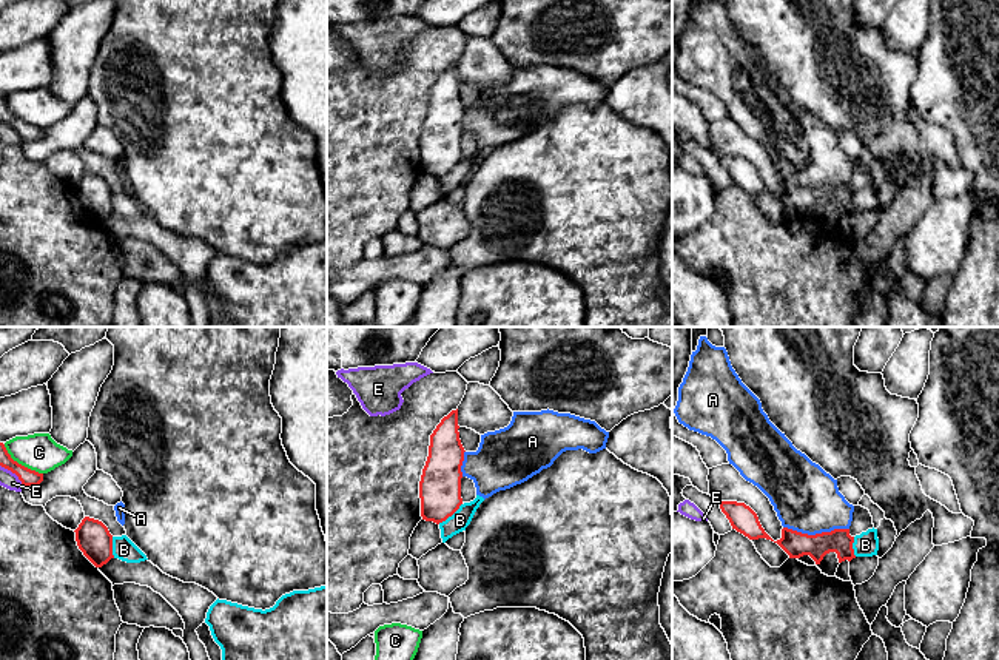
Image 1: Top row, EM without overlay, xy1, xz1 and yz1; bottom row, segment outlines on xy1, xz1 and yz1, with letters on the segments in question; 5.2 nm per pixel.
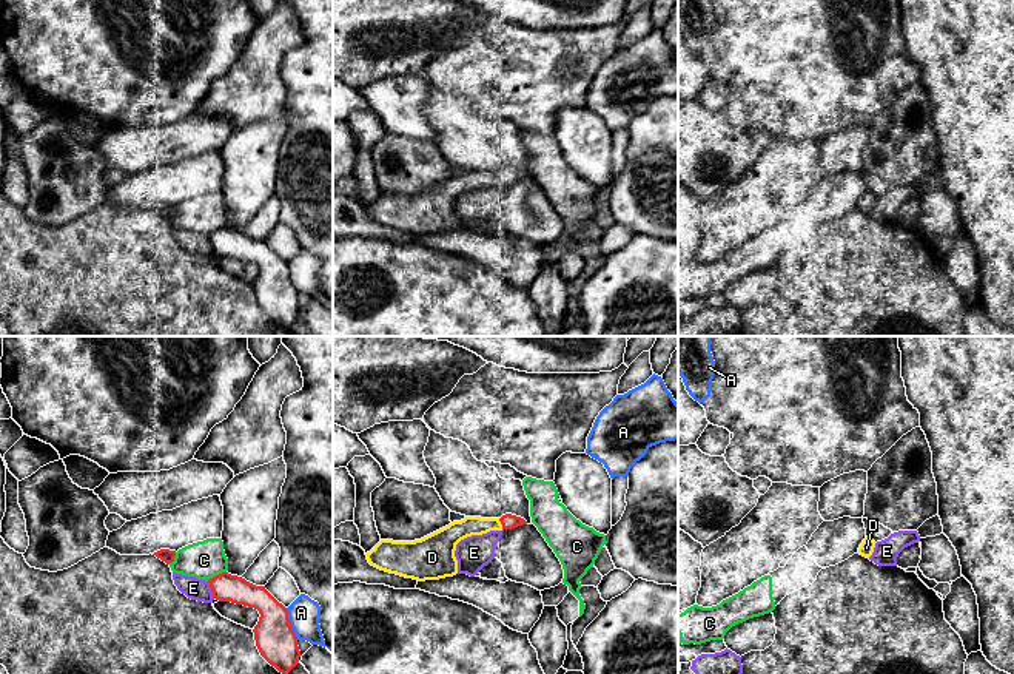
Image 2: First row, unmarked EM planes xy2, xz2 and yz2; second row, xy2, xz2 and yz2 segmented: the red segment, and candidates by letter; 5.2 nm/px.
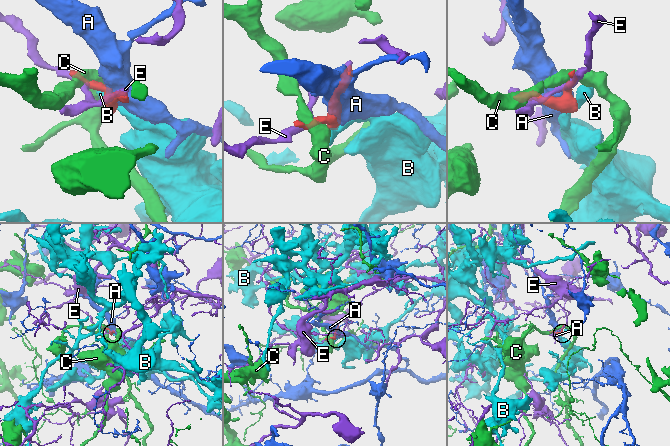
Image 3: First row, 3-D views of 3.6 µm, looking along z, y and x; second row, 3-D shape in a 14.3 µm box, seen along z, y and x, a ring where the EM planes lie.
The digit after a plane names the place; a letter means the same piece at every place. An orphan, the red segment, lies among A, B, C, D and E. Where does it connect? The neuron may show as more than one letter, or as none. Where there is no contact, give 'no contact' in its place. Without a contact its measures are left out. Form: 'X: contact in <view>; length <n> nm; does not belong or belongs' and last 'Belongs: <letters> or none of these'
A: contact in yz1; length 340 nm; does not belong
B: contact in xz1; length 170 nm; does not belong
C: contact in xy1; length 260 nm; does not belong
D: contact in xz2; length 60 nm; belongs
E: contact in xy1; length 170 nm; does not belong
Belongs: D

